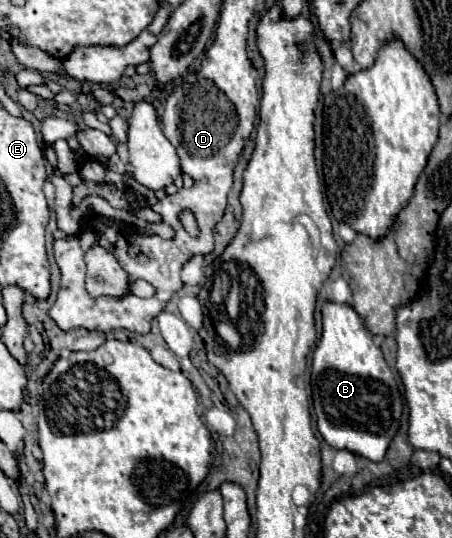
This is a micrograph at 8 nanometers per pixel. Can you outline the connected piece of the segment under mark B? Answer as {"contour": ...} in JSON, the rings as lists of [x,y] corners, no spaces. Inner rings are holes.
{"contour":[[[324,302],[322,304],[322,338],[314,350],[314,356],[312,356],[312,402],[314,402],[314,412],[316,412],[316,424],[318,424],[318,432],[322,434],[322,438],[332,446],[332,448],[338,448],[338,450],[350,450],[352,454],[358,454],[370,462],[380,462],[390,446],[390,442],[394,440],[396,432],[398,432],[398,426],[400,426],[400,416],[402,416],[402,396],[398,392],[398,382],[394,378],[394,374],[390,372],[388,364],[384,362],[382,358],[382,350],[380,346],[374,344],[374,338],[370,334],[370,330],[364,326],[364,320],[358,316],[358,312],[350,306],[350,304],[338,304],[338,302]]]}

